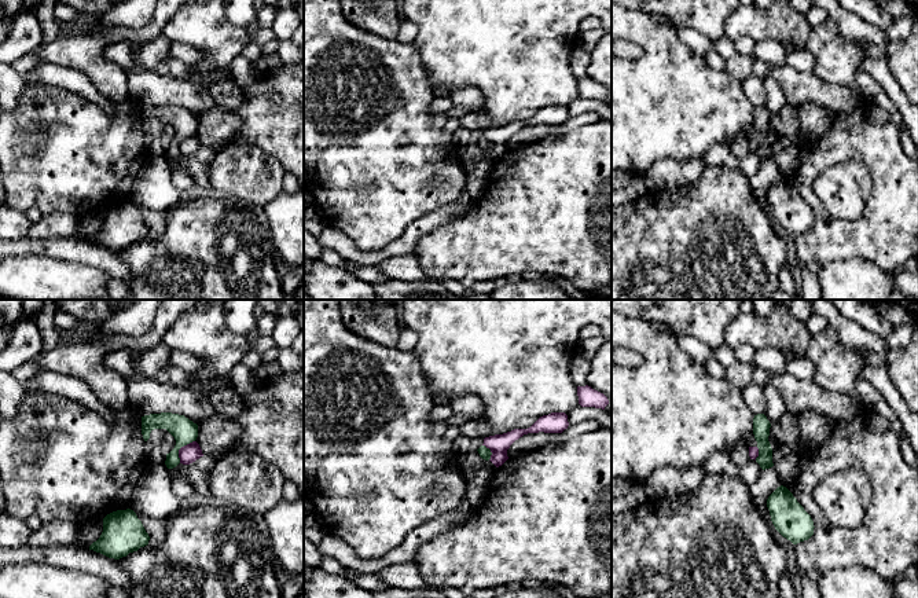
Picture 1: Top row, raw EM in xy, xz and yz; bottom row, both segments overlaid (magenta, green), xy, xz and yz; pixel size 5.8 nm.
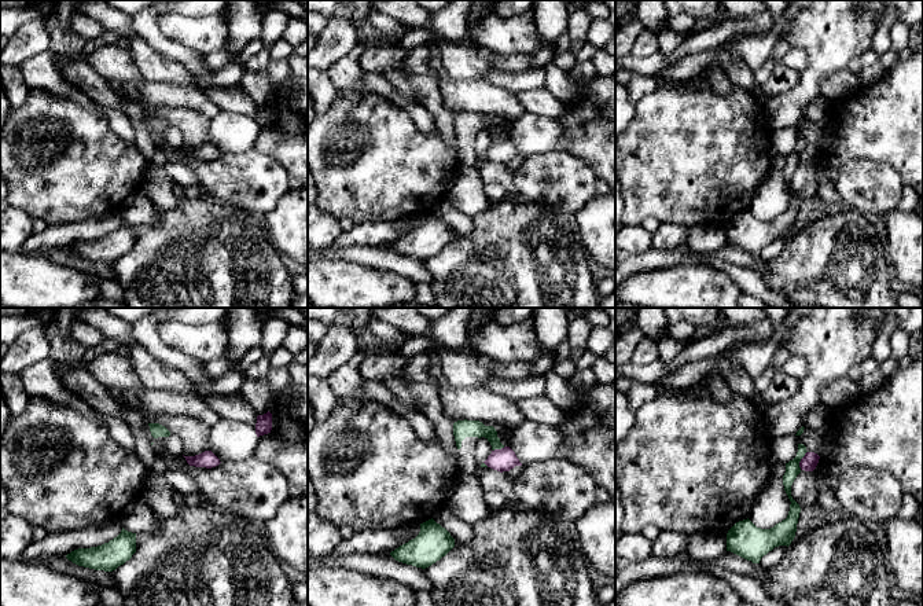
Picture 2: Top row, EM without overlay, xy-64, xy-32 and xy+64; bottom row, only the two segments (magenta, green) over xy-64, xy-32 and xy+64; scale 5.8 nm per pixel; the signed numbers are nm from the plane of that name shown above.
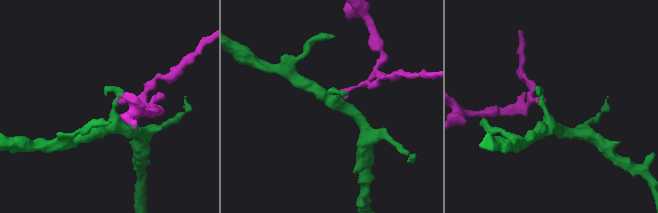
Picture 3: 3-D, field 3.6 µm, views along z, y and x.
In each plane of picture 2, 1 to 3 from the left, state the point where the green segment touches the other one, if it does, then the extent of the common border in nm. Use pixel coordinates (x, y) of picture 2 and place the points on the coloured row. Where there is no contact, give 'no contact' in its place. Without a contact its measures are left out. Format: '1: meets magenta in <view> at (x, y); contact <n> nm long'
1: no contact
2: meets magenta in xy-32 at (499, 450); contact 80 nm long
3: meets magenta in xy+64 at (801, 461); contact 120 nm long

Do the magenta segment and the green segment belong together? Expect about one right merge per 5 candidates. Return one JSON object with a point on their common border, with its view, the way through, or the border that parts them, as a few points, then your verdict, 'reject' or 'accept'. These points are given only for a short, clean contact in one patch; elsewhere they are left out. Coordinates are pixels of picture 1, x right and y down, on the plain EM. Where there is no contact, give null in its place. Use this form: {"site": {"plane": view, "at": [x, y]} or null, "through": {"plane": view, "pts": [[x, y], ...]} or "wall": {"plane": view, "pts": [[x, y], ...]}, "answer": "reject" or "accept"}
{"site": {"plane": "xy", "at": [180, 140]}, "wall": {"plane": "xy", "pts": [[194, 132], [179, 142], [179, 154]]}, "answer": "reject"}

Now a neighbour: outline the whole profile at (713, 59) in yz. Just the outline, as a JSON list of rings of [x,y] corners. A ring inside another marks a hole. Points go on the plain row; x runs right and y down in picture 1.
[[[710,49],[706,56],[705,56],[706,63],[709,65],[709,67],[715,69],[715,70],[723,70],[726,66],[726,59],[721,58],[715,49]]]

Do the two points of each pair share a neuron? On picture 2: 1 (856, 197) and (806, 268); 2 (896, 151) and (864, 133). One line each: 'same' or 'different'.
1: different
2: same

